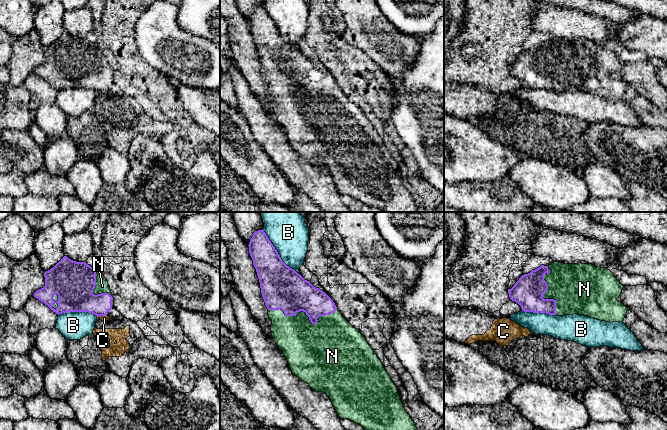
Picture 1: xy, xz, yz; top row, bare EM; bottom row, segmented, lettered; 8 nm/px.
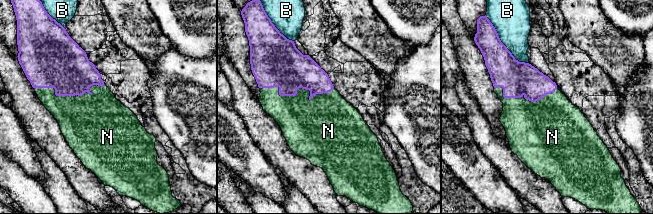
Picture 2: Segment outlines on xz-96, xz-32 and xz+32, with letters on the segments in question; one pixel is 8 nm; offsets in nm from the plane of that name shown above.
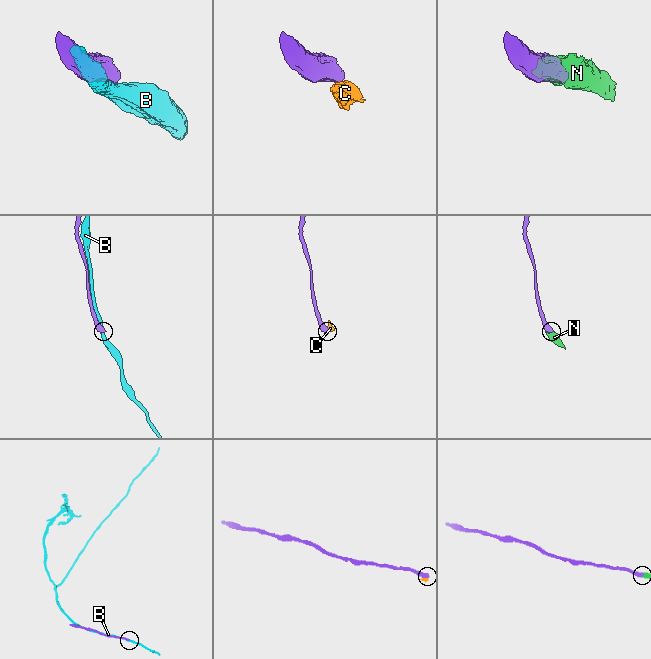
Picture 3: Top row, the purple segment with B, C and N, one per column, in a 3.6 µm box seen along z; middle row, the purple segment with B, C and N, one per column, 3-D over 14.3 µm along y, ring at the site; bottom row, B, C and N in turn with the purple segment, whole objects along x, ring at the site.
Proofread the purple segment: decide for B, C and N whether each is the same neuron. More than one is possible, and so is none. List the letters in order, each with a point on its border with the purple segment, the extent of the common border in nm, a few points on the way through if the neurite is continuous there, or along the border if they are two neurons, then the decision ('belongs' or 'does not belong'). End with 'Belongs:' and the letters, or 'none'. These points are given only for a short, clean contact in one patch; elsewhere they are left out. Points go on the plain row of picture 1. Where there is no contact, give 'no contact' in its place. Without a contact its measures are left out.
B: contact xz (277, 29); length 480 nm; does not belong
C: contact xy (102, 91); length 70 nm; border xy (106, 90), (98, 92); does not belong
N: contact xz (305, 88); length 550 nm; belongs
Belongs: N

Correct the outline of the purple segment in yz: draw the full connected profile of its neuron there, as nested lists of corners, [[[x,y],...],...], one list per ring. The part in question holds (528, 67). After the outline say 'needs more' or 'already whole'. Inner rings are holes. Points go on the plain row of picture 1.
[[[553,38],[549,42],[541,41],[528,50],[522,51],[511,65],[509,73],[517,78],[522,87],[533,89],[546,89],[549,91],[584,91],[606,98],[623,98],[628,84],[616,75],[619,74],[623,61],[607,44],[596,43],[592,40],[564,40]]]; needs more

